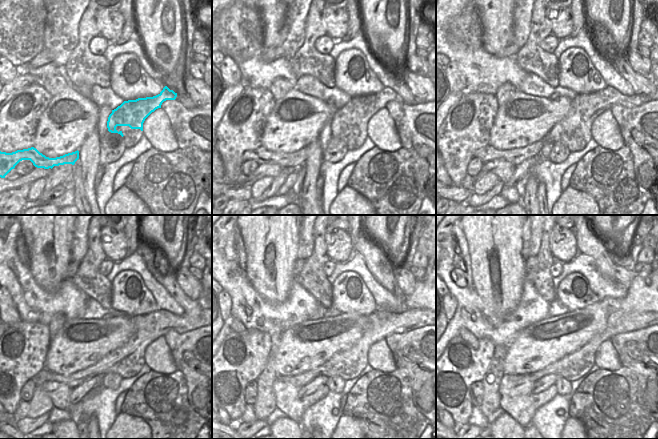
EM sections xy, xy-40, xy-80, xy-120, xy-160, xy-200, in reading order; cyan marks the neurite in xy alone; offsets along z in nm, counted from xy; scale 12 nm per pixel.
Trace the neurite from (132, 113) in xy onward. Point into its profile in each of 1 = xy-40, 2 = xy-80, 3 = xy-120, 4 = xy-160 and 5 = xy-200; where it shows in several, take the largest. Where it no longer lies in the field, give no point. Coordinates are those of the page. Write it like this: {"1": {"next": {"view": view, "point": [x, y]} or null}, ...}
{"1": {"next": {"view": "xy-40", "point": [358, 110]}}, "2": {"next": {"view": "xy-80", "point": [585, 107]}}, "3": {"next": {"view": "xy-120", "point": [147, 328]}}, "4": {"next": {"view": "xy-160", "point": [383, 323]}}, "5": {"next": {"view": "xy-200", "point": [617, 322]}}}

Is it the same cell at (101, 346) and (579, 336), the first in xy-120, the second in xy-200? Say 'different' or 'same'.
same

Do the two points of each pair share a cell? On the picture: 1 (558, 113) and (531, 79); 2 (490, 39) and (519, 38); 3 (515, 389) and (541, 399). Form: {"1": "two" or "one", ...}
{"1": "two", "2": "two", "3": "one"}

